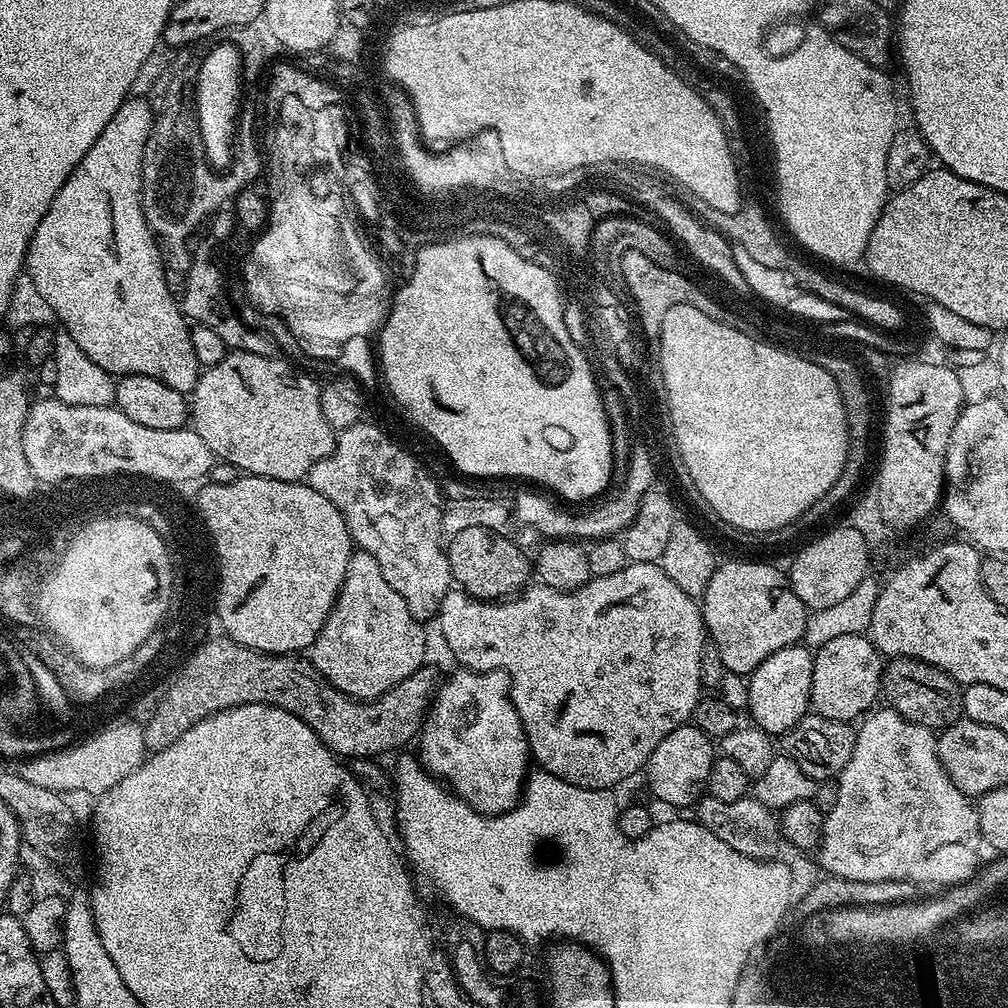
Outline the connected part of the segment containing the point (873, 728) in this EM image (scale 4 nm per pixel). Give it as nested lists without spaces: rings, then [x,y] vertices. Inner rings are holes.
[[[890,706],[883,707],[877,707],[859,725],[856,741],[854,742],[854,754],[850,754],[850,762],[844,767],[843,772],[841,772],[844,778],[843,791],[840,792],[841,800],[836,806],[836,811],[829,812],[831,819],[828,820],[827,841],[824,844],[824,864],[834,872],[840,873],[840,875],[854,876],[856,879],[874,880],[884,879],[884,877],[910,875],[917,882],[930,882],[931,884],[964,882],[966,878],[977,875],[978,869],[982,864],[982,859],[980,860],[982,837],[980,834],[978,814],[976,813],[976,804],[969,797],[964,796],[962,790],[958,790],[958,786],[954,786],[954,782],[950,782],[946,770],[942,770],[942,762],[938,758],[936,736],[933,729],[902,719]]]

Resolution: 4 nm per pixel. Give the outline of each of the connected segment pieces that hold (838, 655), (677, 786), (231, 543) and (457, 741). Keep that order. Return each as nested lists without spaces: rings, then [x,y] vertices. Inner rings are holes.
[[[852,633],[831,638],[817,647],[812,657],[811,711],[831,720],[859,721],[877,703],[876,696],[878,700],[881,695],[885,667],[879,650],[867,635]]]
[[[686,723],[678,730],[666,734],[666,738],[658,742],[654,754],[650,754],[646,769],[648,788],[662,803],[669,804],[675,810],[695,805],[705,795],[713,759],[713,737],[707,736],[695,723]]]
[[[247,474],[240,475],[234,482],[207,483],[195,500],[203,504],[204,516],[207,517],[208,524],[211,524],[212,532],[215,532],[216,543],[220,546],[219,552],[223,561],[223,587],[220,588],[220,599],[217,601],[214,615],[220,619],[220,624],[224,627],[223,635],[236,644],[253,648],[255,652],[269,652],[272,656],[300,654],[311,649],[312,643],[318,638],[318,634],[330,614],[330,610],[336,604],[340,587],[346,578],[346,566],[354,551],[352,535],[348,532],[346,522],[340,511],[334,506],[334,502],[330,502],[330,498],[318,494],[318,490],[314,490],[306,482],[275,480],[265,476]]]
[[[493,668],[491,670],[480,670],[476,672],[464,672],[468,670],[456,670],[452,677],[445,679],[440,687],[436,689],[436,696],[433,699],[433,710],[431,711],[431,719],[425,728],[424,734],[424,758],[428,762],[428,767],[433,771],[440,772],[440,775],[447,776],[460,788],[464,804],[473,812],[481,813],[485,816],[497,816],[503,812],[509,812],[510,809],[515,808],[520,803],[520,797],[524,791],[525,783],[530,775],[530,753],[528,751],[528,735],[524,732],[522,722],[518,718],[518,710],[512,705],[512,682],[508,678],[507,672],[500,668]]]

